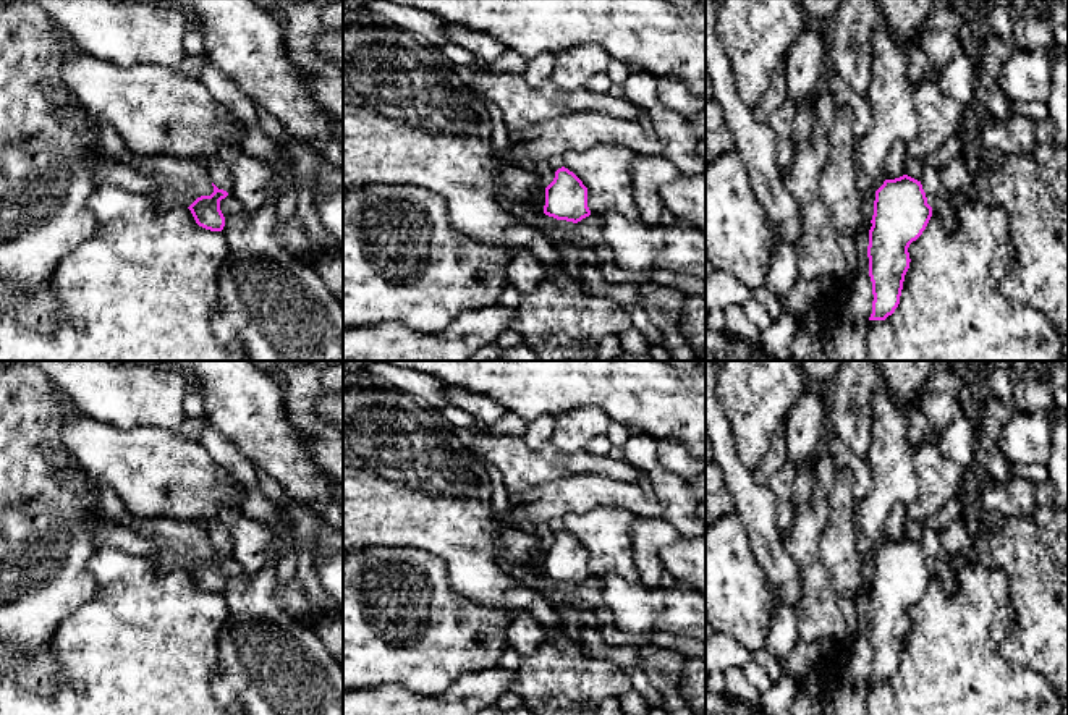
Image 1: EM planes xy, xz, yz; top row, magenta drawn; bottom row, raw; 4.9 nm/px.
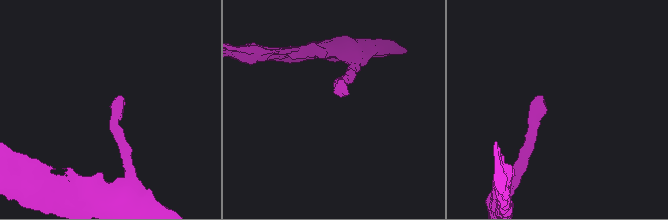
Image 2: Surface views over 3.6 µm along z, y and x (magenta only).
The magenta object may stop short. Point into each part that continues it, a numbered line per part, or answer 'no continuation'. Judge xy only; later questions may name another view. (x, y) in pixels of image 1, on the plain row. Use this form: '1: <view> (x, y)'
1: xy (219, 531)

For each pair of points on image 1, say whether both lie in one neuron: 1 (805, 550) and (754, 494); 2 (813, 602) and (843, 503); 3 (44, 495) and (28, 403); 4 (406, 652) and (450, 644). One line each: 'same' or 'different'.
1: different
2: different
3: same
4: same

